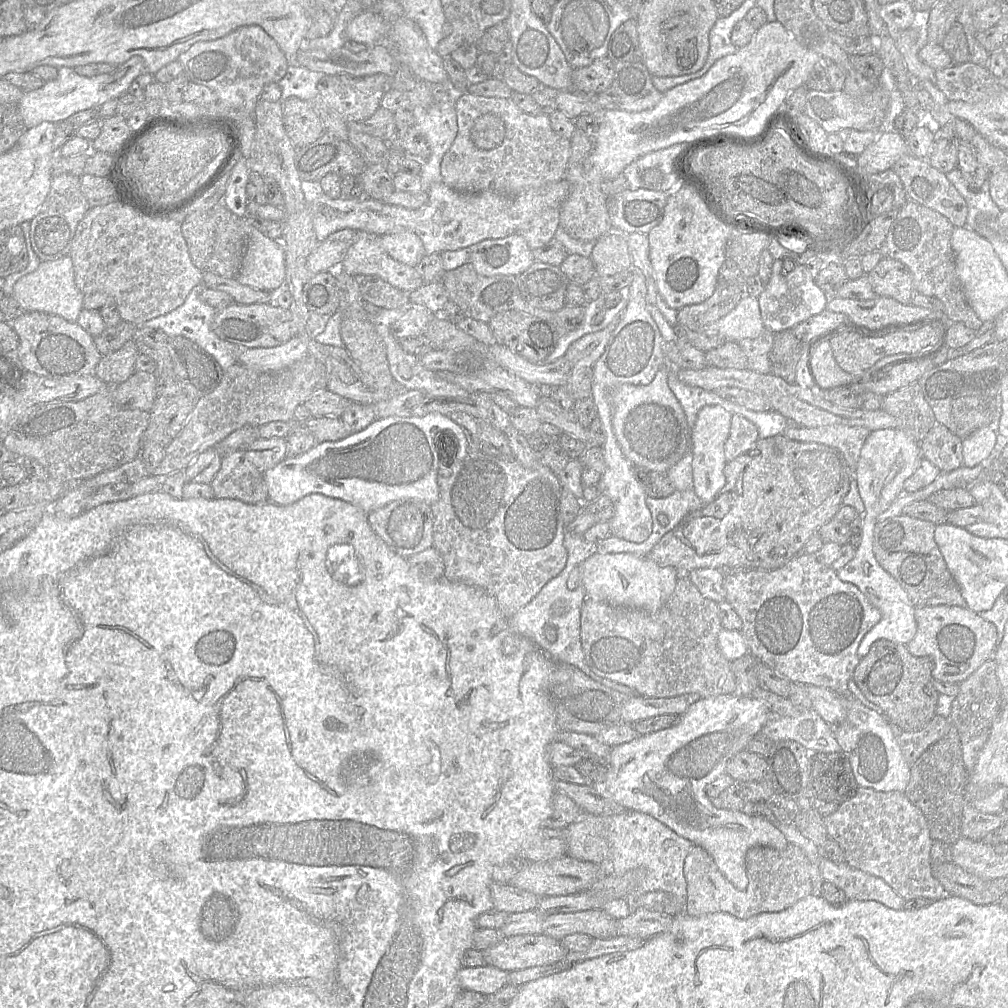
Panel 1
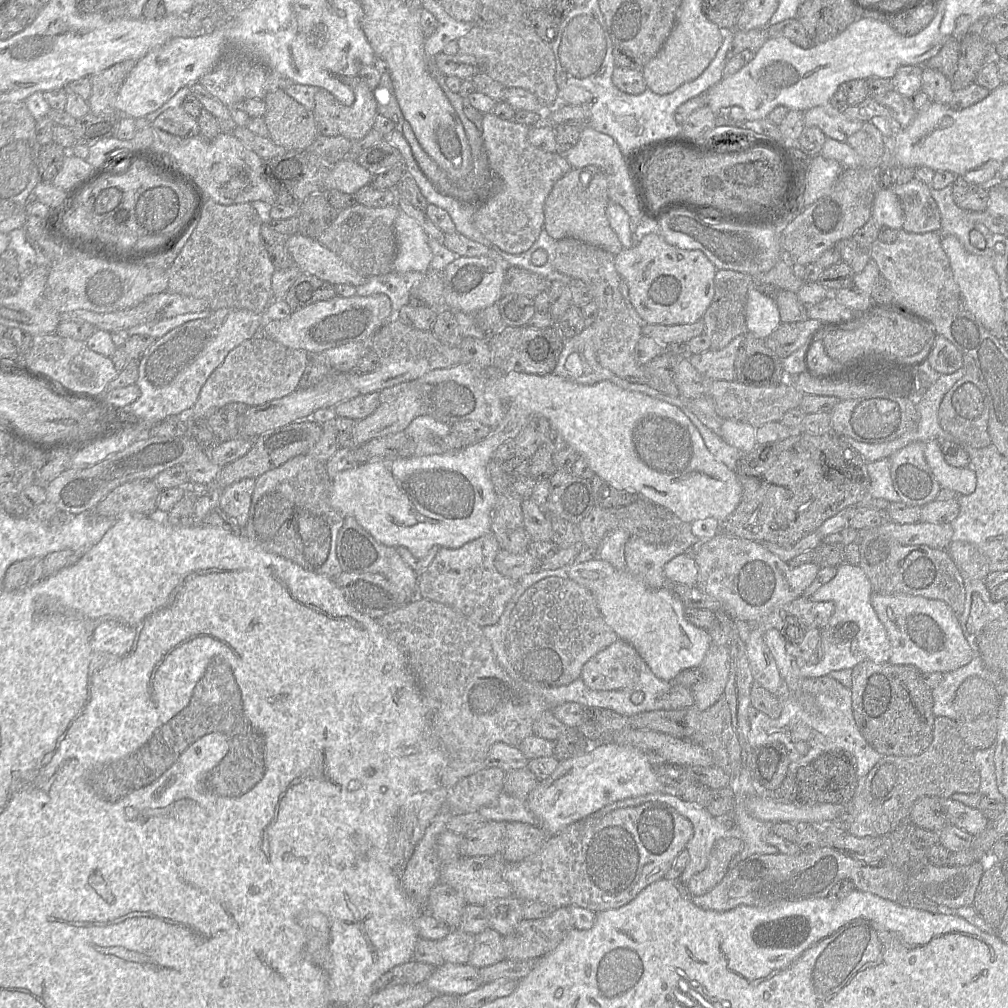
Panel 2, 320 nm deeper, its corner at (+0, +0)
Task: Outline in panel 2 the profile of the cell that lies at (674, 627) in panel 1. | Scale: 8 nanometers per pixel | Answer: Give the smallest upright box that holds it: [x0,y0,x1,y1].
[581,638,642,690]

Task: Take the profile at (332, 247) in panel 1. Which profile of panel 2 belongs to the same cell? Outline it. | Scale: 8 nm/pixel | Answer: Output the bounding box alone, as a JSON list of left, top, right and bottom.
[70,308,266,468]

